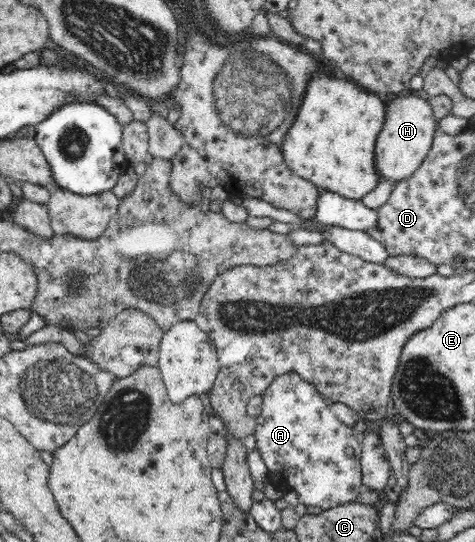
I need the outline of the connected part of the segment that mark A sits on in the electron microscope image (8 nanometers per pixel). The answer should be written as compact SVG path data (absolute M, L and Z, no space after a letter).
M287 373L275 377L267 387L263 394L262 411L255 418L255 449L266 464L267 481L282 496L294 491L299 503L306 508L319 507L328 510L352 503L357 499L363 486L361 442L358 433L353 427L338 419L330 410L330 405L331 402L306 379L296 373Z

